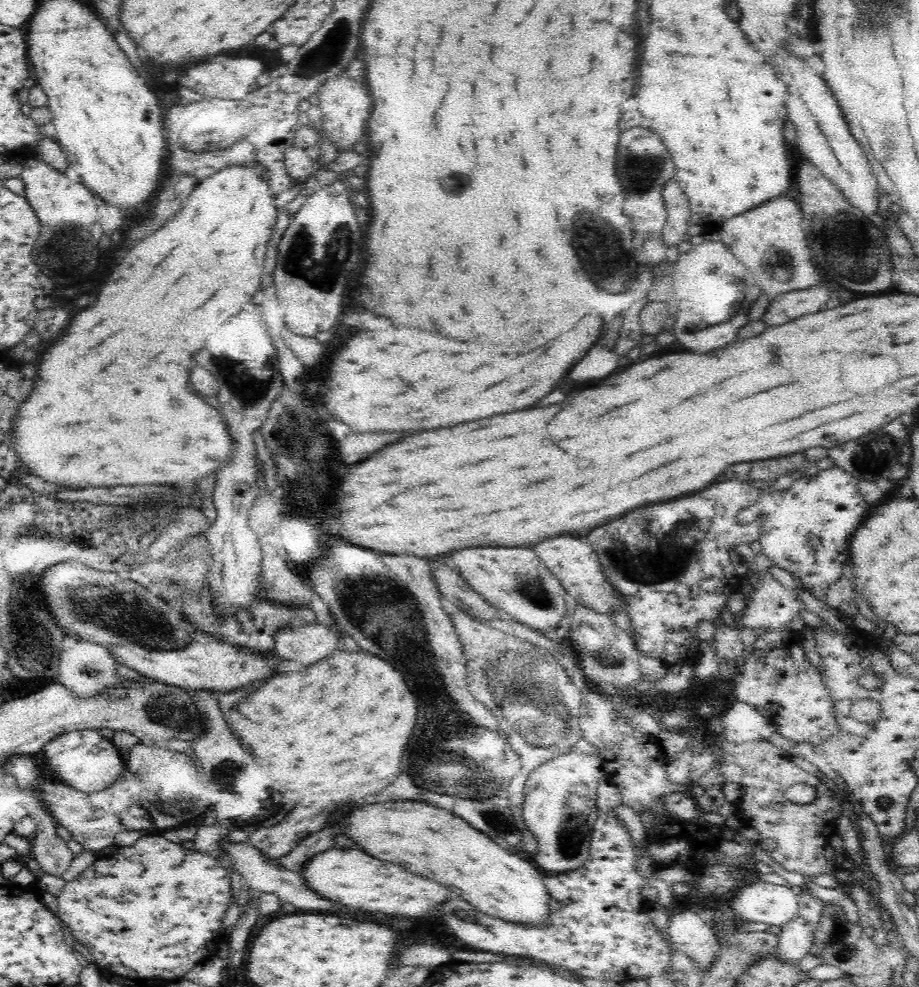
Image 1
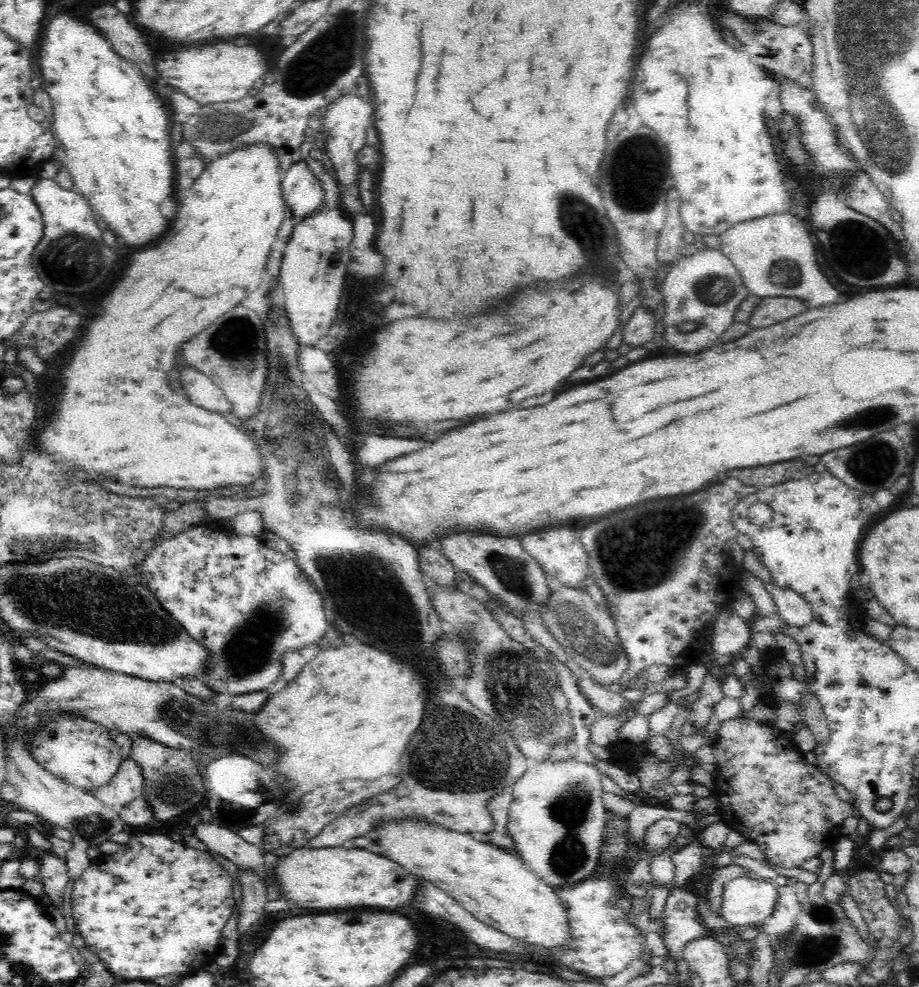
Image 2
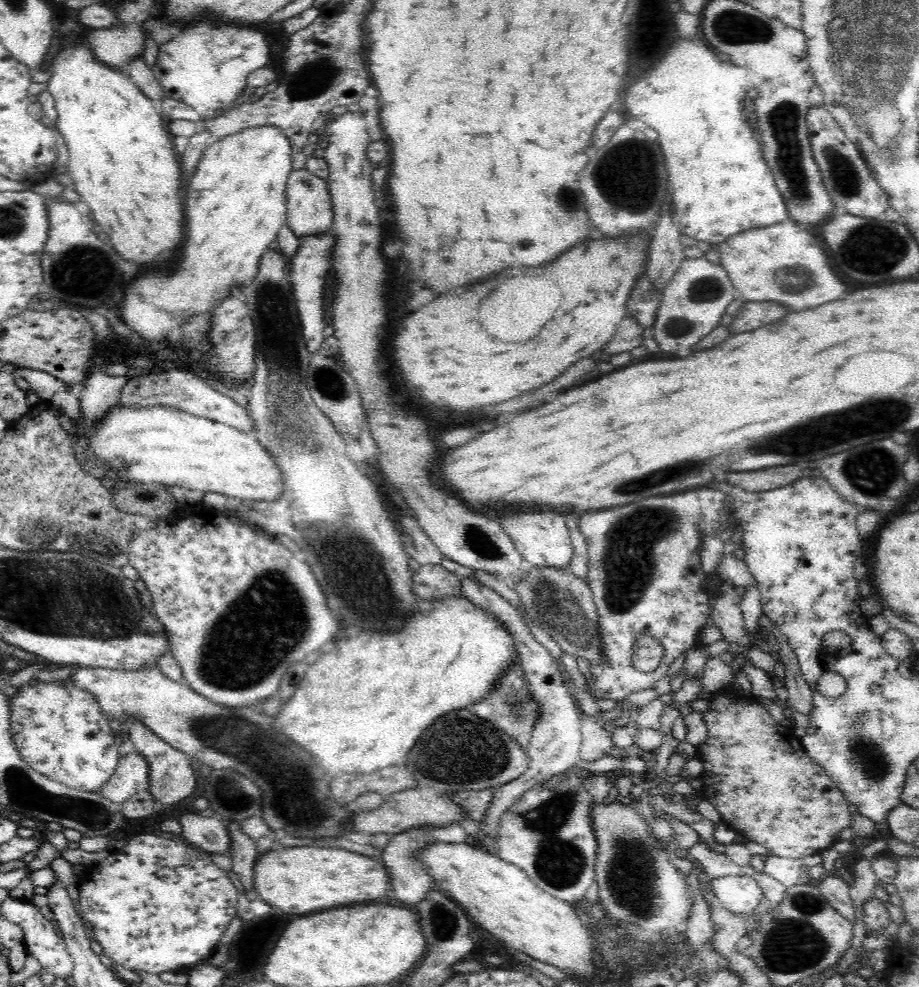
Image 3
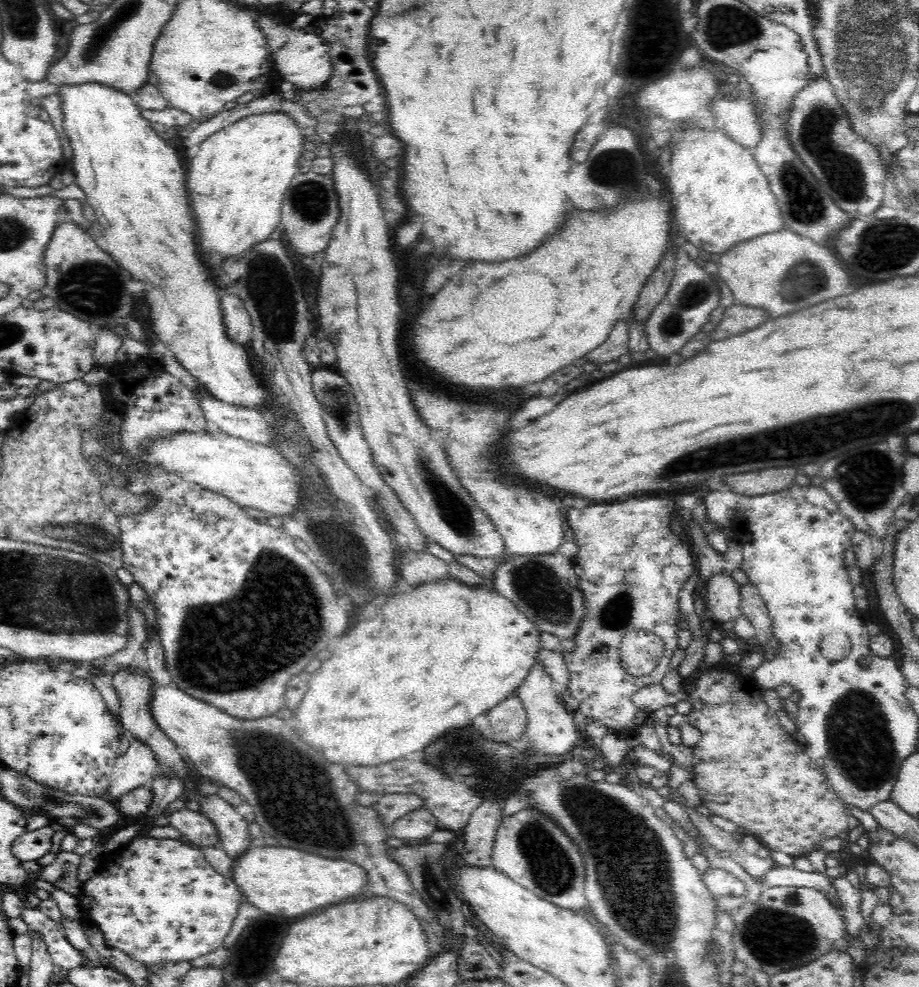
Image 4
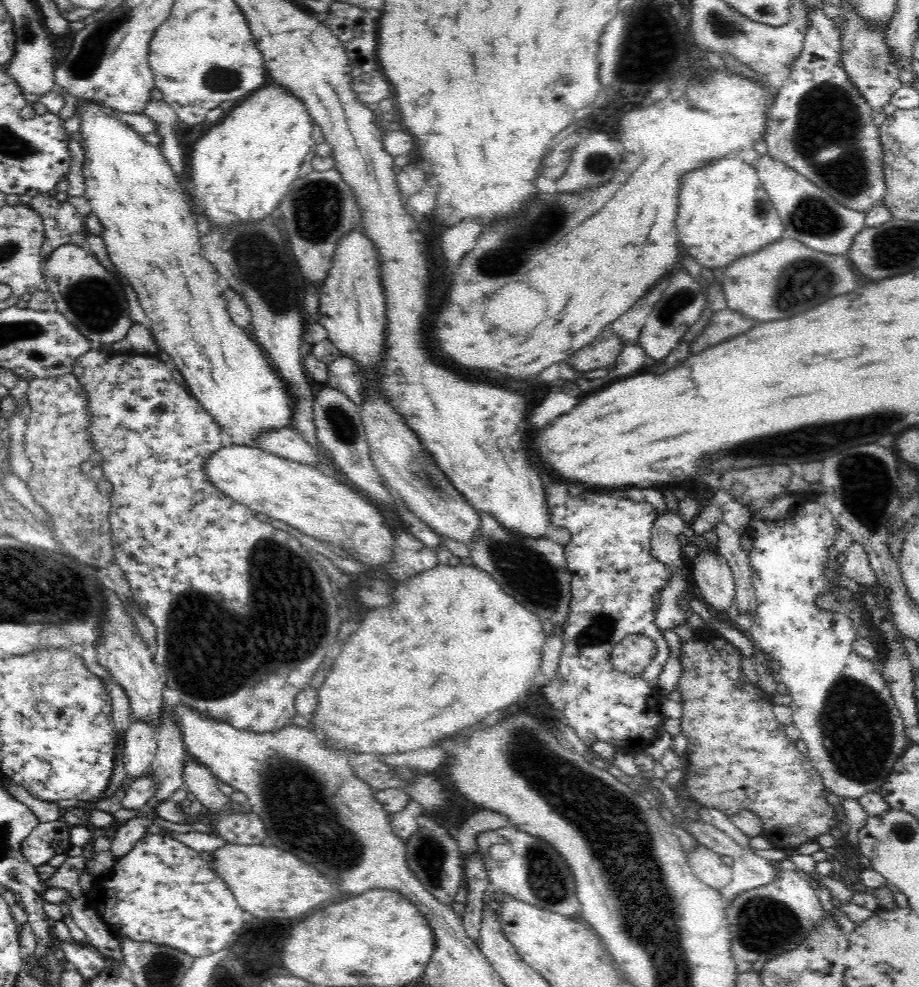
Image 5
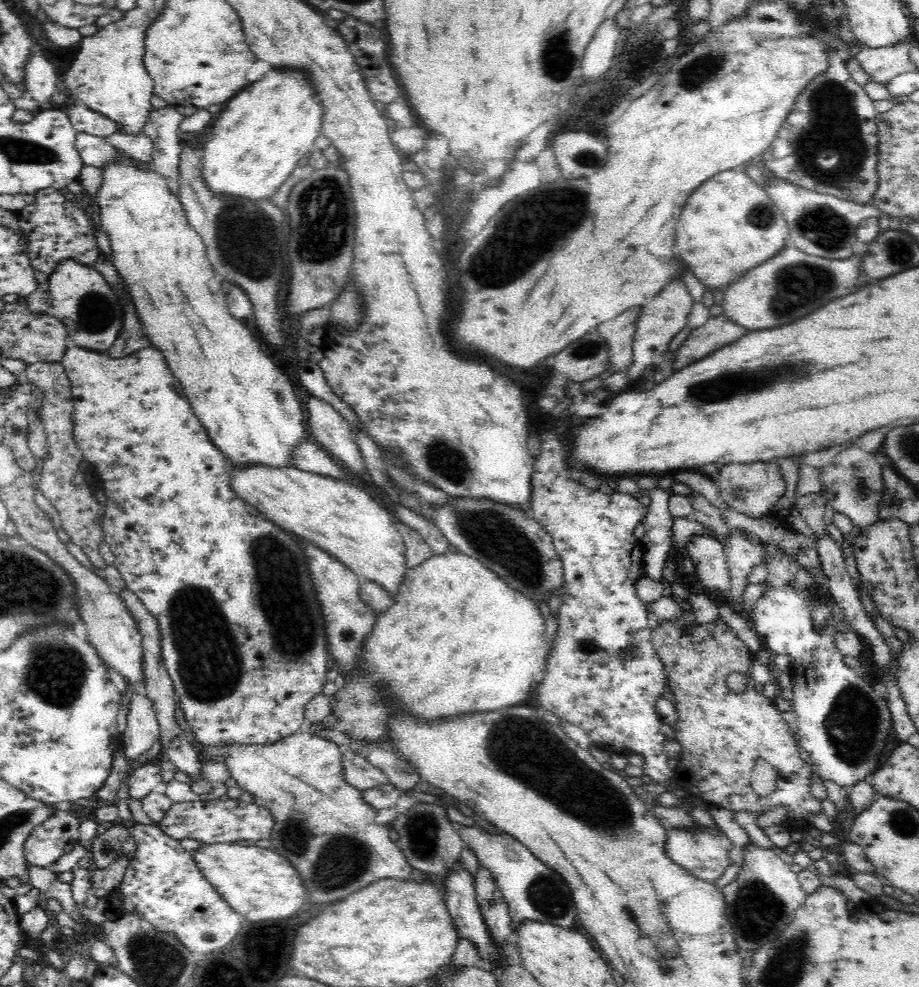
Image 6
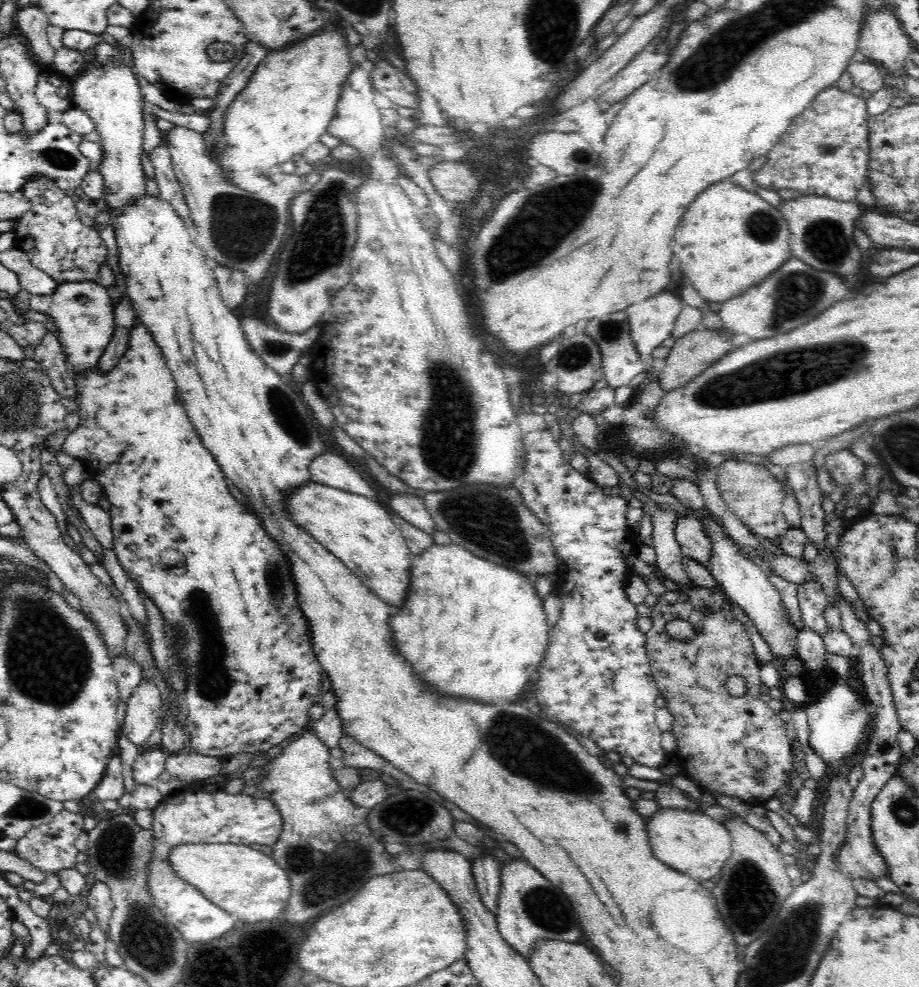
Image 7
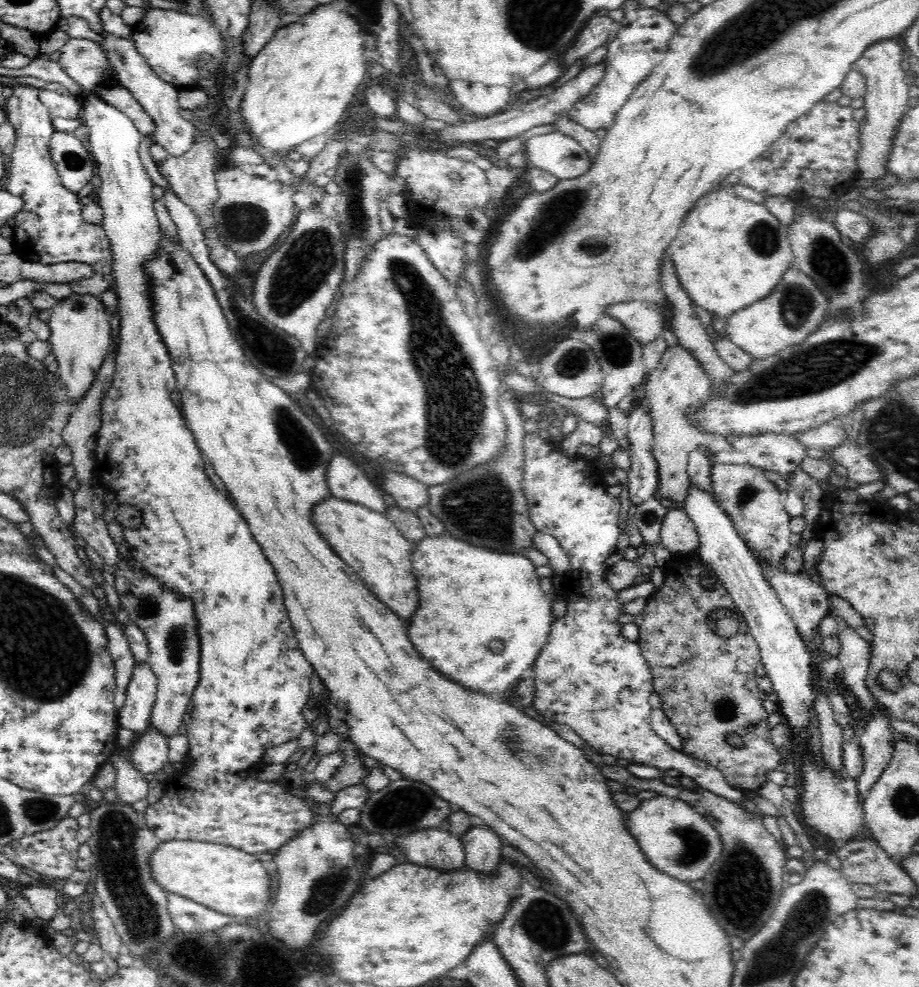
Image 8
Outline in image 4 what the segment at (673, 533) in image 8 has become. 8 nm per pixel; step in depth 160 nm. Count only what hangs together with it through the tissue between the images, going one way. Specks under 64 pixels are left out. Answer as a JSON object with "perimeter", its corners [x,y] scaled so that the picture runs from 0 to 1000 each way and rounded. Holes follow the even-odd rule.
{"perimeter":[[[783,580],[783,582],[777,582],[766,589],[768,595],[764,604],[769,623],[781,631],[799,631],[803,624],[807,624],[805,593],[799,589],[794,582]]]}

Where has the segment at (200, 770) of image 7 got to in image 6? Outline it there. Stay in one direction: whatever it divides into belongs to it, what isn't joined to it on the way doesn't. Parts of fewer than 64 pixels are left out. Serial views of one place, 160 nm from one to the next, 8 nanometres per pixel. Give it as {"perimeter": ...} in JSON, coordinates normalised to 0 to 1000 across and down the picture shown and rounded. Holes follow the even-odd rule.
{"perimeter":[[[137,596],[137,598],[128,599],[131,604],[135,607],[135,612],[139,615],[139,618],[144,621],[146,627],[148,627],[148,632],[152,641],[155,641],[155,658],[157,658],[157,703],[160,707],[168,712],[168,719],[170,722],[170,727],[174,739],[174,752],[176,754],[175,762],[172,765],[170,771],[175,778],[175,785],[178,794],[183,794],[185,790],[189,790],[189,784],[193,782],[189,773],[183,769],[183,758],[185,758],[185,752],[192,748],[192,746],[199,746],[200,740],[196,738],[196,734],[192,728],[192,715],[193,705],[190,704],[190,699],[188,696],[187,688],[185,687],[184,681],[180,676],[175,664],[175,640],[174,635],[169,624],[165,624],[156,610],[145,601],[144,598]]]}

